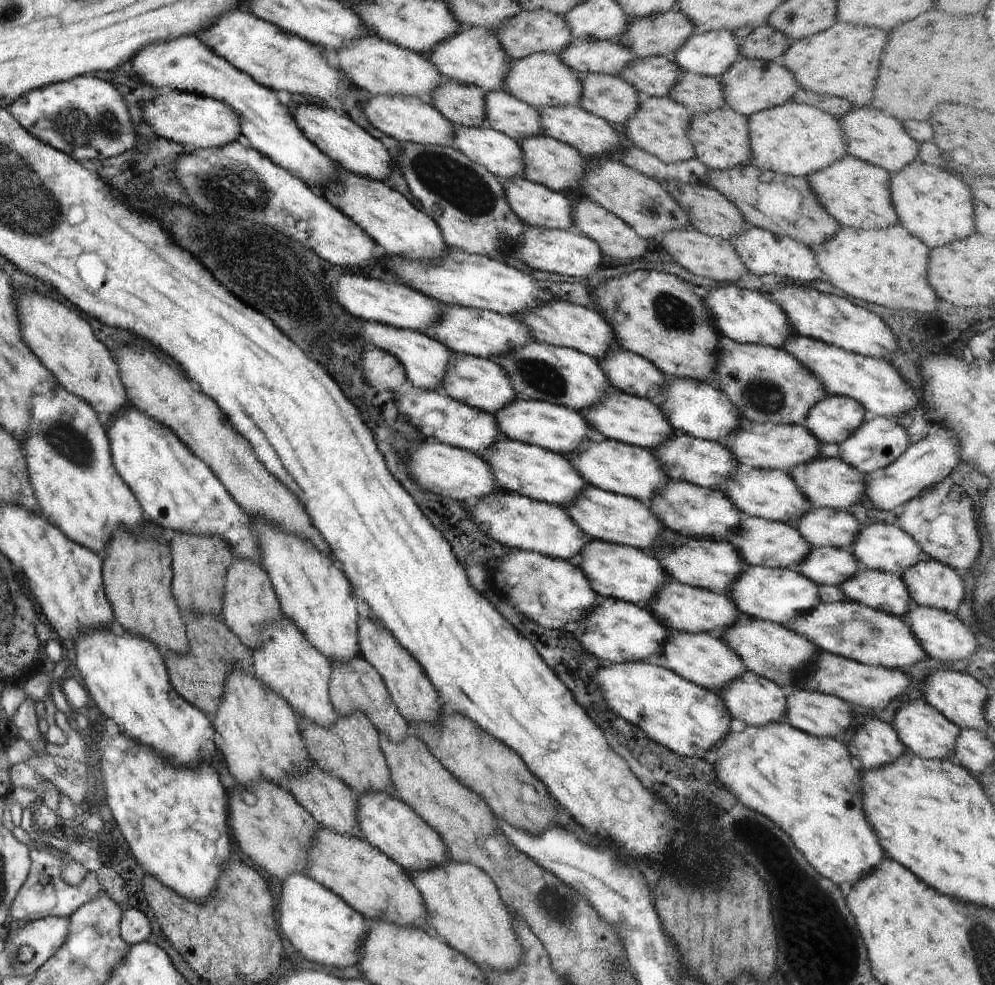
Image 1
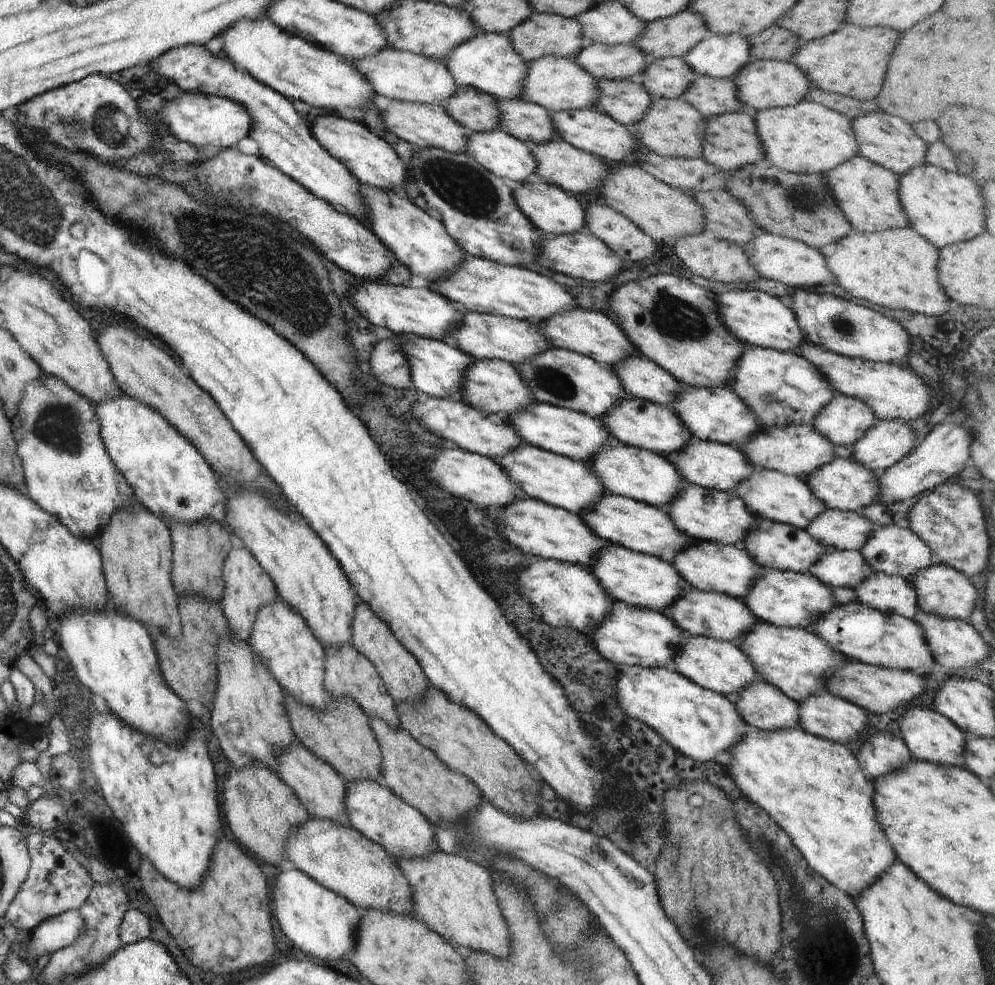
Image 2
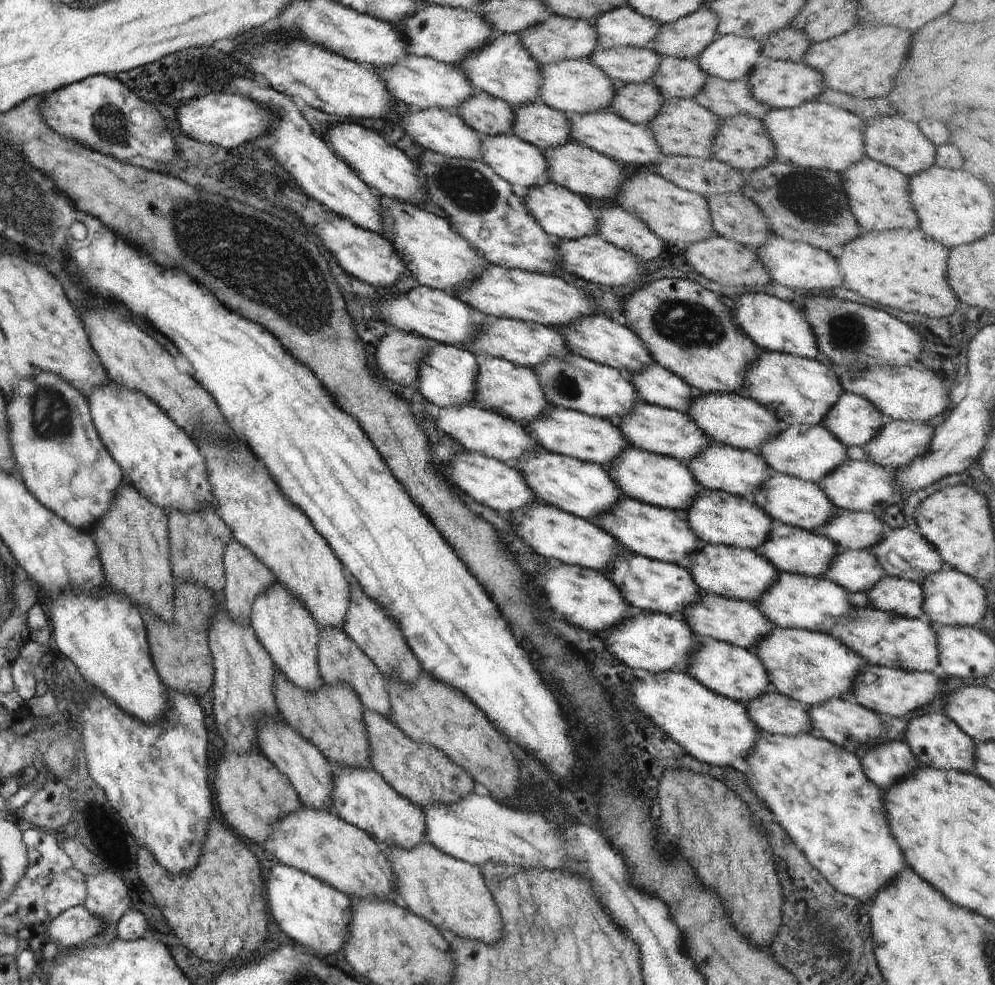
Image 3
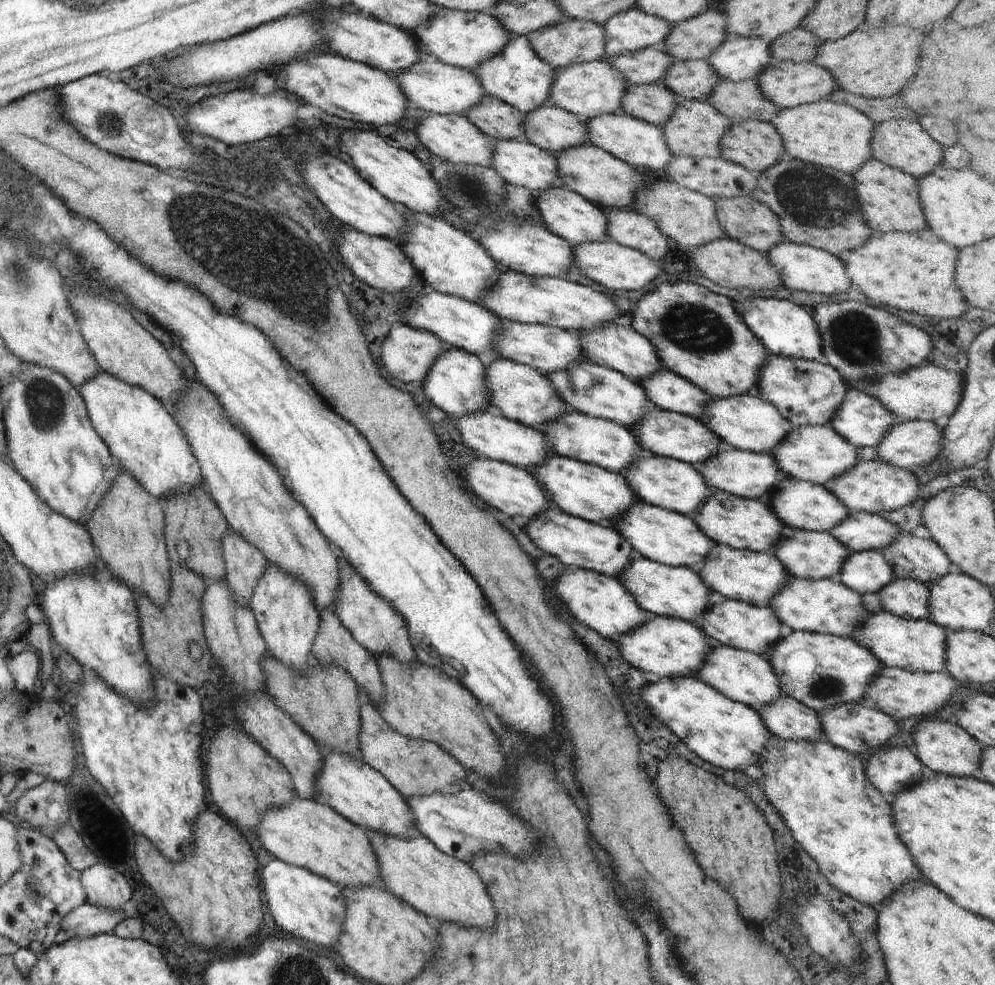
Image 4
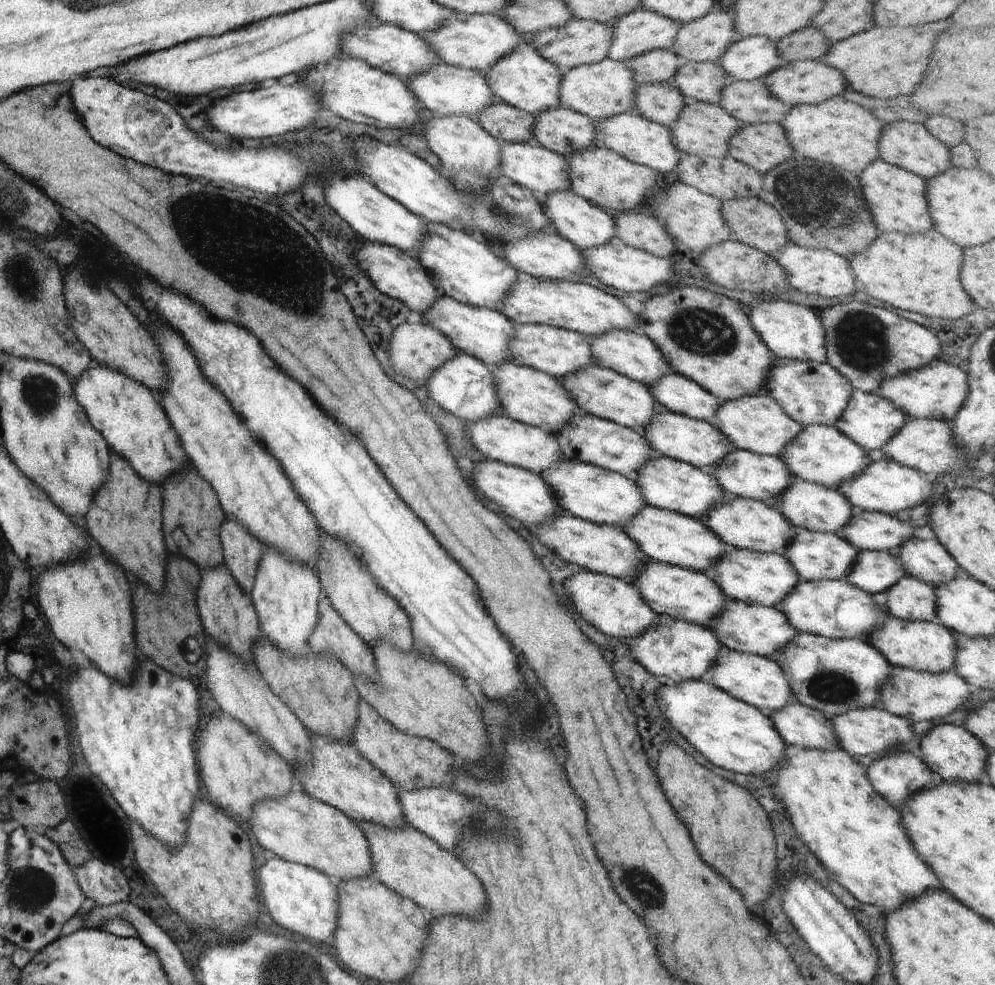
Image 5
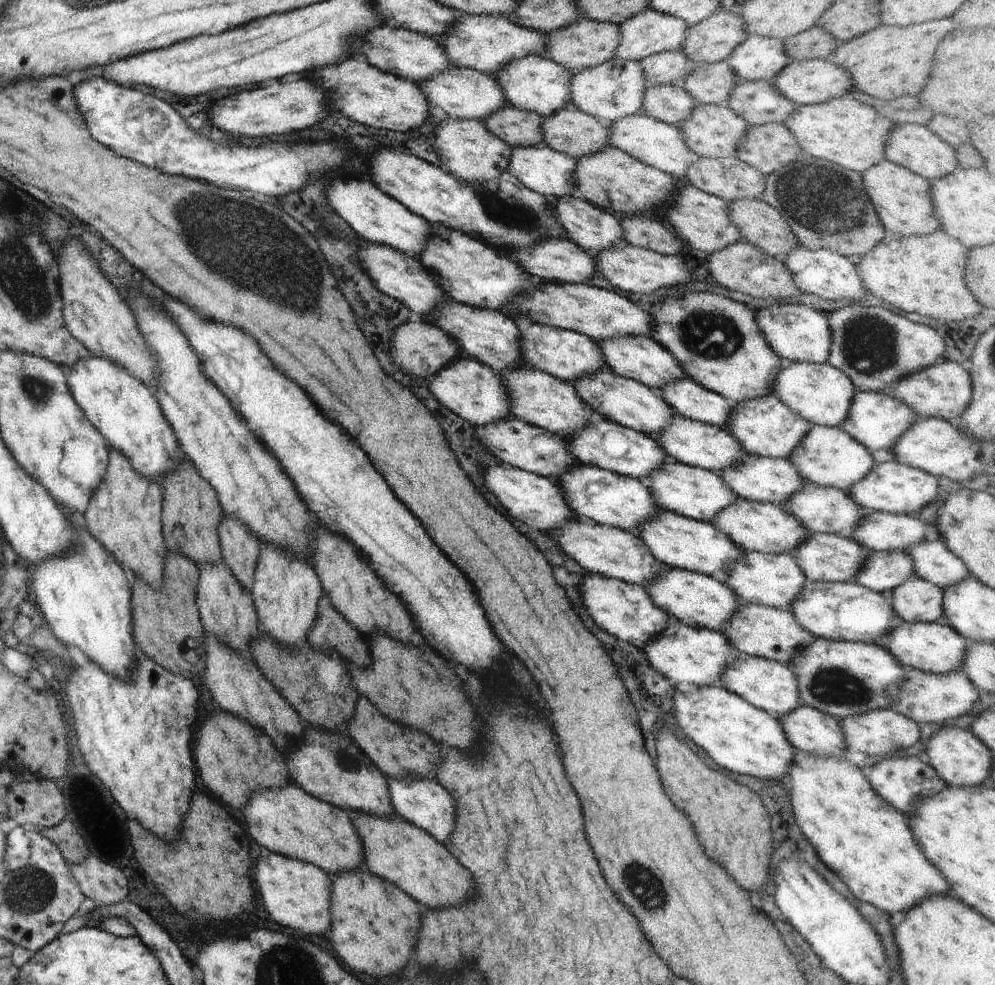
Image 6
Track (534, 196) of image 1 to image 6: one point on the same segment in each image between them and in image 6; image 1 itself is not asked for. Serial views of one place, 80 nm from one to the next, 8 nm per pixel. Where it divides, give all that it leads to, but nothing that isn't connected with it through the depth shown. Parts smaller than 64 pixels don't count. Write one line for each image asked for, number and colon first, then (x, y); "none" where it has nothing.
2: (553, 211)
3: (564, 215)
4: (568, 215)
5: (586, 225)
6: (594, 229)

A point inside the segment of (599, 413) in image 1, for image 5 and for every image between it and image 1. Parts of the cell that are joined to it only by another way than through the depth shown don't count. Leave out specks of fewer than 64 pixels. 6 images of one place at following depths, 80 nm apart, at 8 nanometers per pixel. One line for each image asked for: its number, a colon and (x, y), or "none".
2: (635, 422)
3: (666, 432)
4: (665, 433)
5: (669, 434)

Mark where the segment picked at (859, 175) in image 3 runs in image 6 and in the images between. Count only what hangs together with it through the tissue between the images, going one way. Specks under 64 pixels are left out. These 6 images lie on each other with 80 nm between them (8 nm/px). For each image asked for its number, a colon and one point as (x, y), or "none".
4: (888, 198)
5: (896, 198)
6: (903, 201)

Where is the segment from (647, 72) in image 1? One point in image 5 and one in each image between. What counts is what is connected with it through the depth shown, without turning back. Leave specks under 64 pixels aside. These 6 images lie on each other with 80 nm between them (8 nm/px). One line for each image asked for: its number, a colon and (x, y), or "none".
2: (668, 78)
3: (679, 78)
4: (694, 79)
5: (700, 81)

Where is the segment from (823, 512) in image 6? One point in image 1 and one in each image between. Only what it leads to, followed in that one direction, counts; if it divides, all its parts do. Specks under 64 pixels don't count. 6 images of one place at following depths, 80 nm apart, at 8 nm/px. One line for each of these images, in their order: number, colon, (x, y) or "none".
1: (772, 495)
2: (768, 494)
3: (802, 504)
4: (799, 504)
5: (812, 506)

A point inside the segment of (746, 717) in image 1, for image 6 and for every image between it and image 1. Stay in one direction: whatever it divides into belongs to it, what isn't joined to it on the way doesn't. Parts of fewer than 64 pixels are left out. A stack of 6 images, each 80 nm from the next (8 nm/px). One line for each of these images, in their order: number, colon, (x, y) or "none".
2: (762, 705)
3: (772, 712)
4: (787, 719)
5: (798, 725)
6: (809, 730)

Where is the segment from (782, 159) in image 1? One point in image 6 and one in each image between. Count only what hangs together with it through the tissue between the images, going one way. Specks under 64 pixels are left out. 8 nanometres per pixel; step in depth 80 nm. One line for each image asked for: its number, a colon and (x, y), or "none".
2: (809, 138)
3: (818, 135)
4: (826, 133)
5: (842, 133)
6: (844, 131)

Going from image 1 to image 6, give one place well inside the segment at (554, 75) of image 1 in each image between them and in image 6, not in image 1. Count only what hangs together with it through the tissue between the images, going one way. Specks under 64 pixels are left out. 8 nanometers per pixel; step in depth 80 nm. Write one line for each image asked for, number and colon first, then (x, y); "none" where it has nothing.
2: (558, 84)
3: (577, 86)
4: (589, 89)
5: (600, 90)
6: (613, 89)

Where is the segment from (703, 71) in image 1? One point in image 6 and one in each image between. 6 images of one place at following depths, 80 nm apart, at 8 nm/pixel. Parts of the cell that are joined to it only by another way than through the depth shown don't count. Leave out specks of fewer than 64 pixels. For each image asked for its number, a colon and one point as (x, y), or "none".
2: (718, 55)
3: (729, 57)
4: (740, 58)
5: (754, 57)
6: (757, 57)

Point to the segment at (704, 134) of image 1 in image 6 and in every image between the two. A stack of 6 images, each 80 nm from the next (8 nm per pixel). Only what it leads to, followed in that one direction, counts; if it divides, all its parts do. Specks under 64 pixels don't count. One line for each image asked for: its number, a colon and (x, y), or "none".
2: (731, 141)
3: (742, 142)
4: (754, 145)
5: (762, 146)
6: (767, 147)

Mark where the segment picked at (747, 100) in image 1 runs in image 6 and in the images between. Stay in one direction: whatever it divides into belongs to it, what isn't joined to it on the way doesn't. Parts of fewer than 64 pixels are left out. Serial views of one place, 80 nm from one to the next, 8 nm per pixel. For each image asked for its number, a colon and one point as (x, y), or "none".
2: (763, 83)
3: (778, 84)
4: (788, 84)
5: (807, 82)
6: (804, 81)

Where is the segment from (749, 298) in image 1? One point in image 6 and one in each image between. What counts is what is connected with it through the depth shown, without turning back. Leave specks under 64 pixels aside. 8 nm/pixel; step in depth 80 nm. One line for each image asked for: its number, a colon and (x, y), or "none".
2: (758, 319)
3: (775, 325)
4: (787, 330)
5: (791, 331)
6: (796, 333)

